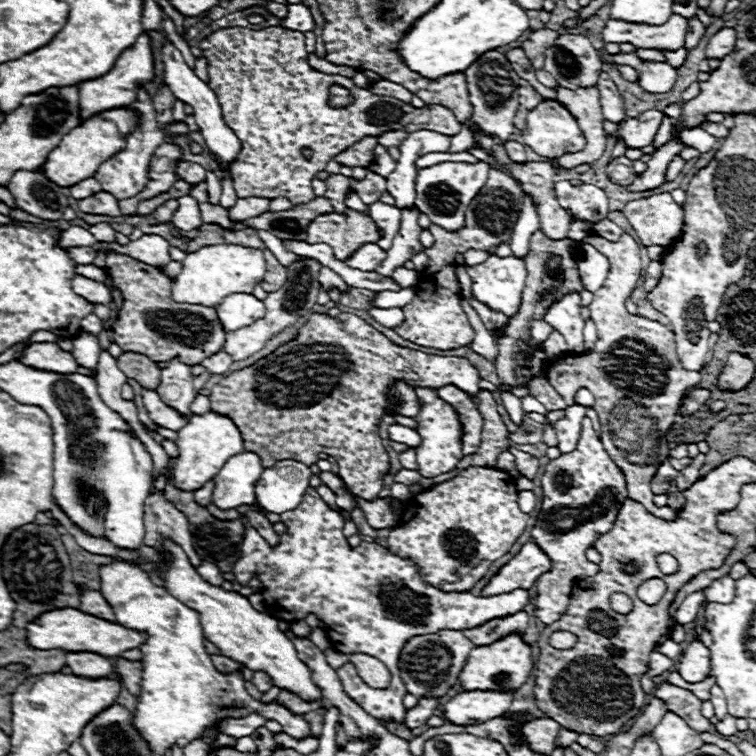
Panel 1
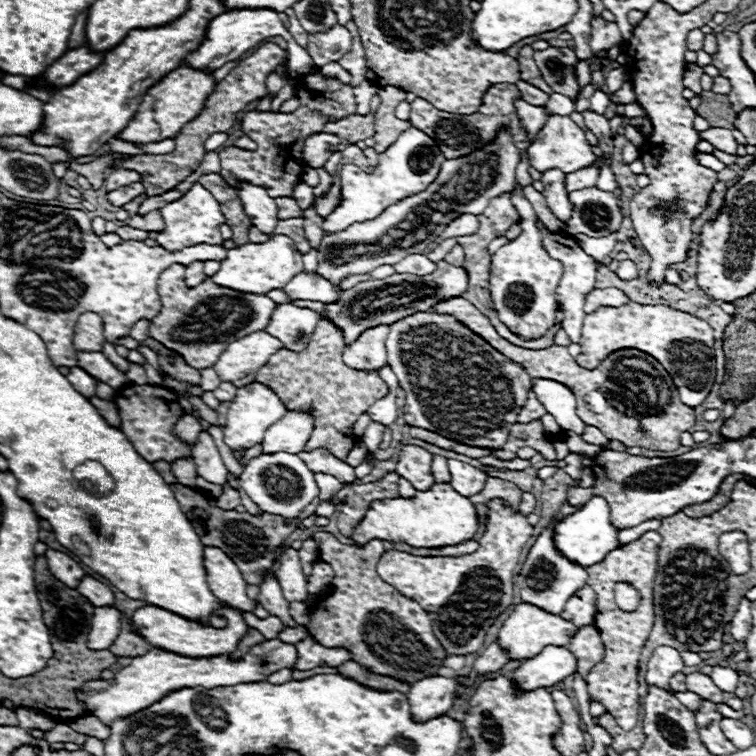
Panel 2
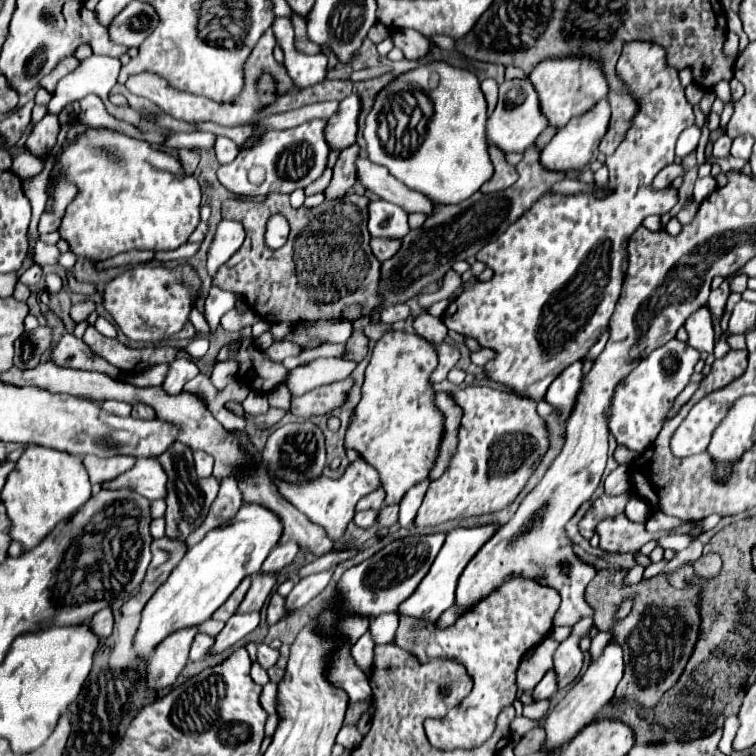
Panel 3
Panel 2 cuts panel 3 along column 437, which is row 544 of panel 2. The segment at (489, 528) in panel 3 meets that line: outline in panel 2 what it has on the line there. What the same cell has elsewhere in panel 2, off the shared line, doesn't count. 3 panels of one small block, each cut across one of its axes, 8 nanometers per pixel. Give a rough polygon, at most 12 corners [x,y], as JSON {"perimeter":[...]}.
{"perimeter":[[592,496],[556,526],[556,546],[580,566],[618,548],[610,506]]}

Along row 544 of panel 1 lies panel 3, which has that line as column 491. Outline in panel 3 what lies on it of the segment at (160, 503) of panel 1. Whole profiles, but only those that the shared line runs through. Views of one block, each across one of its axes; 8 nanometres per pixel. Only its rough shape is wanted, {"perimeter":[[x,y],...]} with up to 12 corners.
{"perimeter":[[490,146],[494,176],[480,190],[498,192],[518,180],[518,172],[504,152]]}

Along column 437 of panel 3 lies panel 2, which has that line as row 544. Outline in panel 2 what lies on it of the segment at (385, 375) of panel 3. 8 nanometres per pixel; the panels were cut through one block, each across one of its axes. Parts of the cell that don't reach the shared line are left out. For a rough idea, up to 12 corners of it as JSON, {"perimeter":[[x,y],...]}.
{"perimeter":[[450,484],[372,502],[350,538],[442,548],[472,540],[476,506]]}

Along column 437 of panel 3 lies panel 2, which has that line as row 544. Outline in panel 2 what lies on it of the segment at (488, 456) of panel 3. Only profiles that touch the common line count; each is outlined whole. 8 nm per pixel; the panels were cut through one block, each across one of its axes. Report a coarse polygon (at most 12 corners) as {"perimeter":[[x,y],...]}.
{"perimeter":[[492,500],[474,554],[384,552],[384,582],[428,612],[450,656],[476,654],[512,604],[532,536]]}

